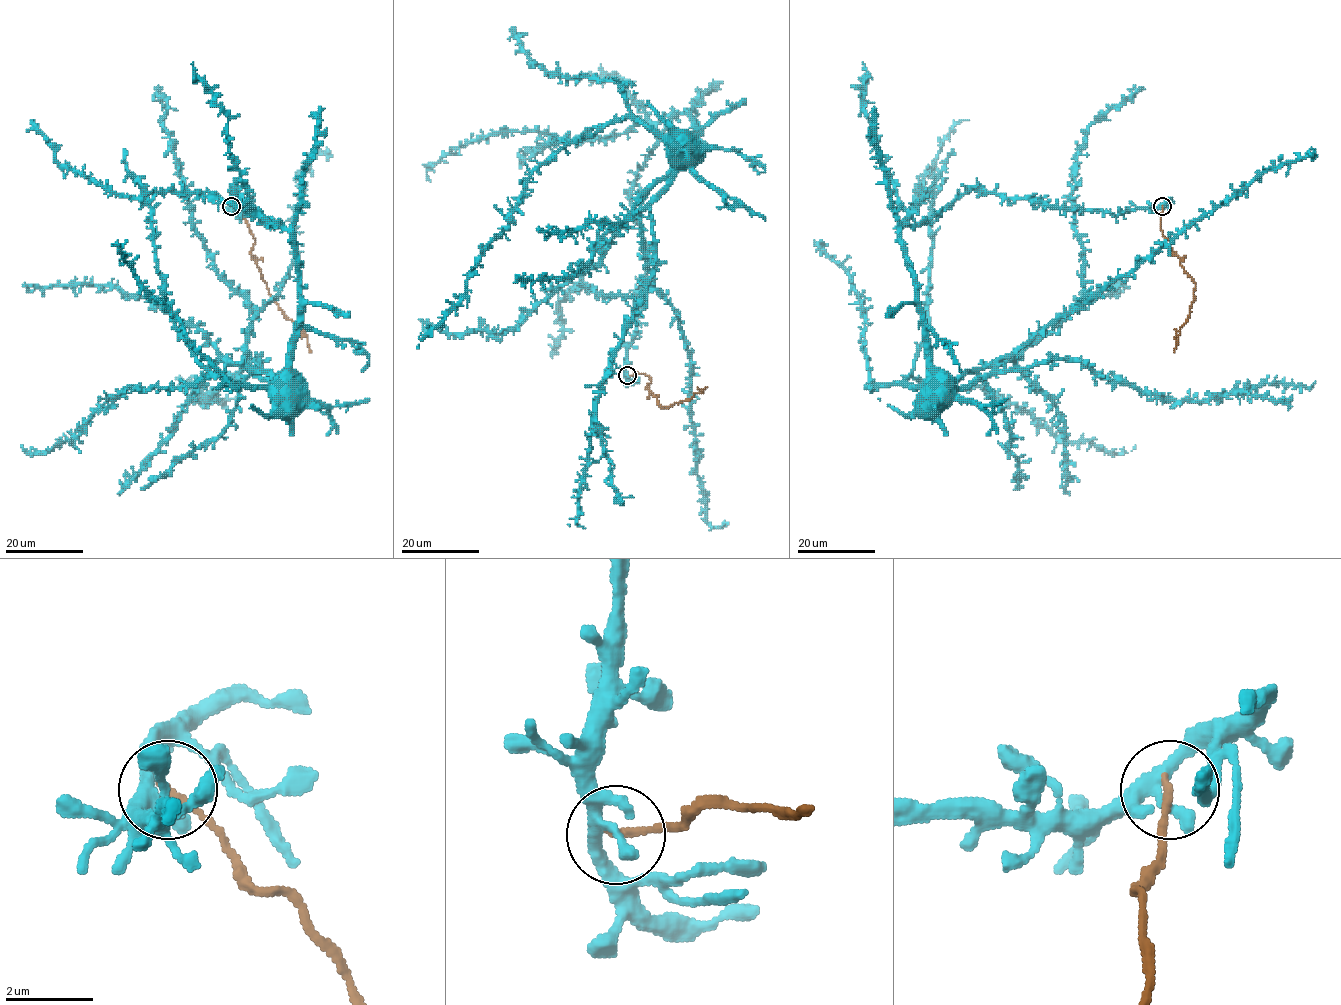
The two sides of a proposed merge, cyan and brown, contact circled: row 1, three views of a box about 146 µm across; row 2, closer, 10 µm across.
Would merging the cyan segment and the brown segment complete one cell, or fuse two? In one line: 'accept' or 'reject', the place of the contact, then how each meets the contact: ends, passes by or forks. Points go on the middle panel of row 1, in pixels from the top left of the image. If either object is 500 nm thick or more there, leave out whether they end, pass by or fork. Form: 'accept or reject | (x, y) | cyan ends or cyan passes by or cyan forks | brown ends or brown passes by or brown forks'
reject | (627, 375) | cyan forks | brown ends

